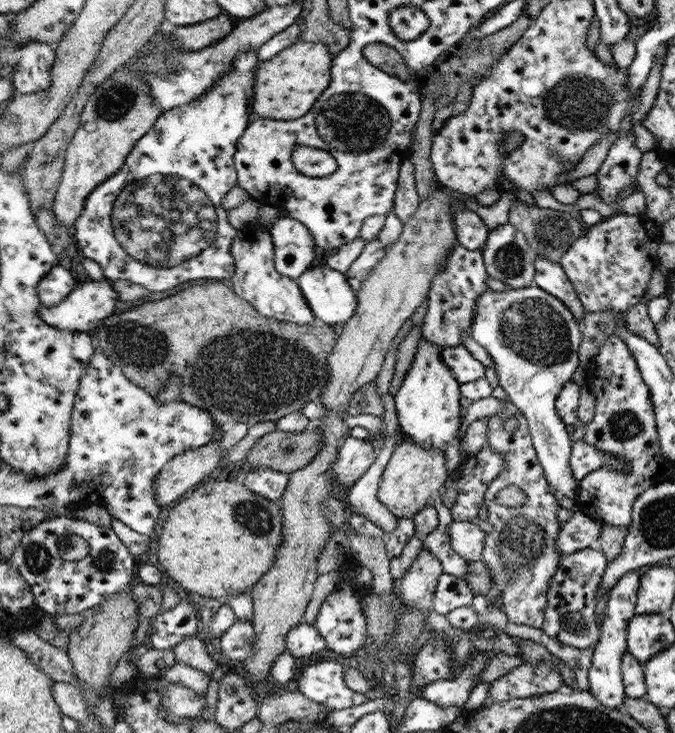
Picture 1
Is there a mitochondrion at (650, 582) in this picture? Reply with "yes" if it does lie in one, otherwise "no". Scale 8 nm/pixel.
no

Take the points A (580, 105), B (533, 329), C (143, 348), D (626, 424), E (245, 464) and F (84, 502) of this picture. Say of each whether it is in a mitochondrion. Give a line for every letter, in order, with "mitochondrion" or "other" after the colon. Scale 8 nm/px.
A: mitochondrion
B: mitochondrion
C: mitochondrion
D: mitochondrion
E: other
F: other

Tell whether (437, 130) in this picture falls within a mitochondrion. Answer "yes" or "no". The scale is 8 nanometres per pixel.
no

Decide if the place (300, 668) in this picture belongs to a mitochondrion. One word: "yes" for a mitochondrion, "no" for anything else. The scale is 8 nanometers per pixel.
no

